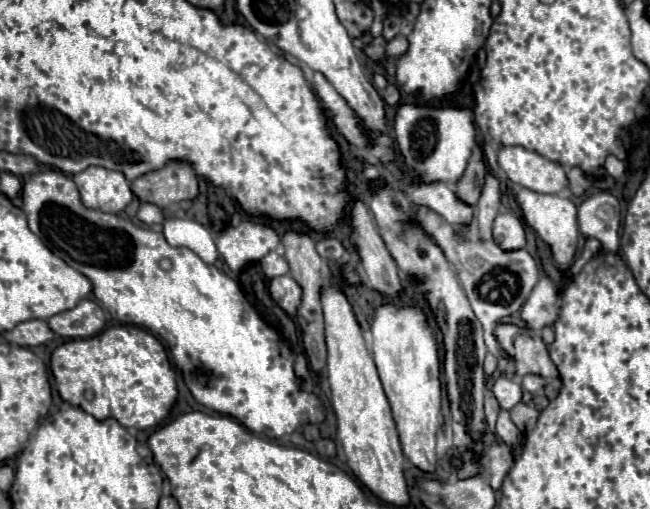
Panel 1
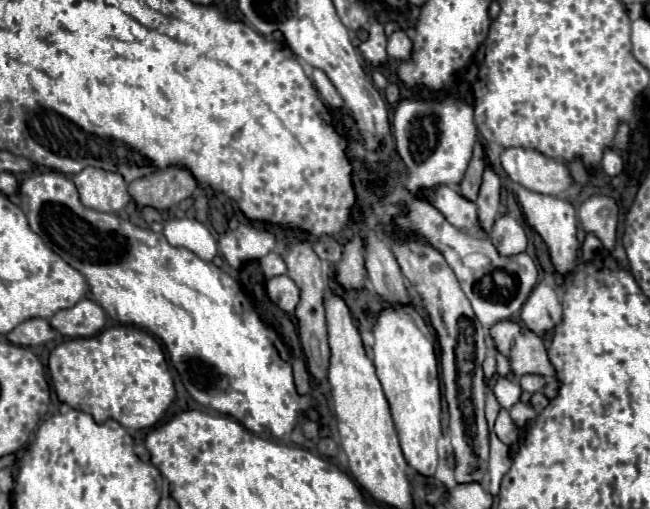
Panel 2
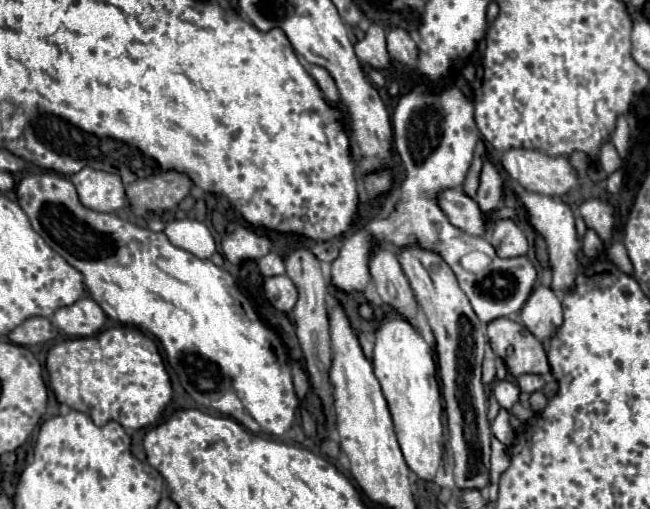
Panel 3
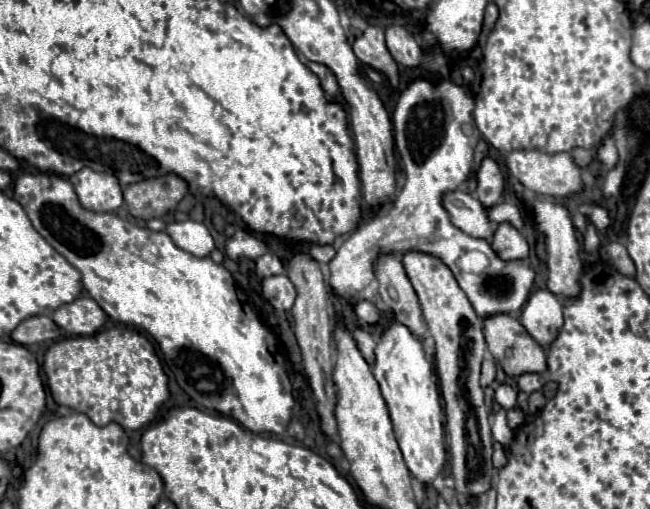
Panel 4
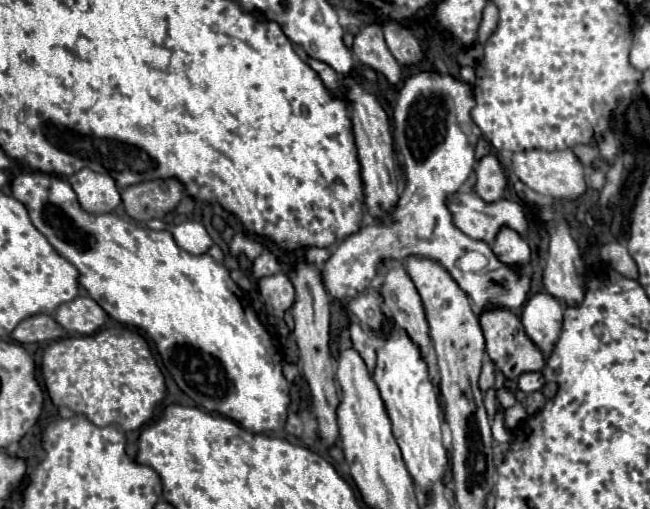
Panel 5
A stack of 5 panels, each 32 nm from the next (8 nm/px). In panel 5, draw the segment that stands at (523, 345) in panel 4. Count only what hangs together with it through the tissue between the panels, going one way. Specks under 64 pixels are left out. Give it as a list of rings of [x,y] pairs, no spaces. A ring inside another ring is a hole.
[[[490,310],[490,312],[480,314],[480,324],[486,338],[486,350],[490,358],[494,360],[494,364],[504,372],[506,378],[516,380],[524,372],[542,372],[546,358],[542,350],[524,332],[524,326],[520,324],[518,316],[514,316],[508,310]]]

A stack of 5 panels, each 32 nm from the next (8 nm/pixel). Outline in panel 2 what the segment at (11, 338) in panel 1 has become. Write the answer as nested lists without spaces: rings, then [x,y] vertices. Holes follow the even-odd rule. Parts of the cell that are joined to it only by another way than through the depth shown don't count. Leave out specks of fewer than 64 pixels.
[[[30,318],[6,334],[8,342],[18,346],[38,346],[50,342],[54,336],[56,336],[54,328],[48,324],[48,320],[42,318]]]

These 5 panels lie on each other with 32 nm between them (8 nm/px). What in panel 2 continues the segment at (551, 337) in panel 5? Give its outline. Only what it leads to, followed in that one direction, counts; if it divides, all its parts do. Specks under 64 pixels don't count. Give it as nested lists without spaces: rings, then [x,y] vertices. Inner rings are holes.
[[[544,280],[538,282],[538,286],[532,290],[528,300],[524,302],[520,310],[520,318],[536,334],[554,330],[554,326],[562,318],[562,308],[558,302],[556,288],[552,284],[546,284]]]

